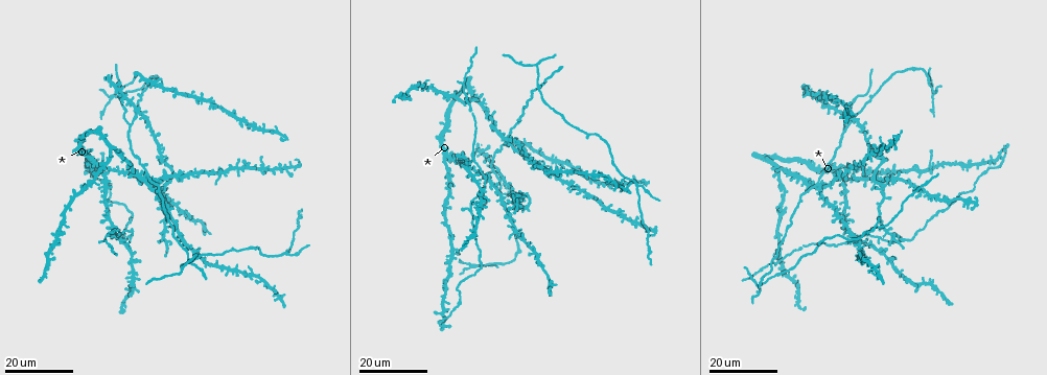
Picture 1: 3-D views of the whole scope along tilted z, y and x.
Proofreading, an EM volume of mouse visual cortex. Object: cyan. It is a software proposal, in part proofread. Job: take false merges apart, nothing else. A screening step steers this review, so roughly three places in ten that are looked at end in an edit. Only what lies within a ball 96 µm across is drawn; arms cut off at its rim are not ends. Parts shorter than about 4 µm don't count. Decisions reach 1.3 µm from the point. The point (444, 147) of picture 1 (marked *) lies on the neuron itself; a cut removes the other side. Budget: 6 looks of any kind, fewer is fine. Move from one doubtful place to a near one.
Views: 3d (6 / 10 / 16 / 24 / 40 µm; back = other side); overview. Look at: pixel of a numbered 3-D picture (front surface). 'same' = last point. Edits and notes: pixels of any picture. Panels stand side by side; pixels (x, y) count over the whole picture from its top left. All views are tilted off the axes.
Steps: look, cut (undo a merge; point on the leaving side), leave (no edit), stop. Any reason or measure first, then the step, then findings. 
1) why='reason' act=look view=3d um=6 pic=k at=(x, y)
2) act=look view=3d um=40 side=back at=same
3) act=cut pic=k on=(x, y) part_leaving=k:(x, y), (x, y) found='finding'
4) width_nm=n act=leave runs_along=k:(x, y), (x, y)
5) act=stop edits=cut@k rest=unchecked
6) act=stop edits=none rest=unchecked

why='four or more arms meet' act=look view=3d um=16 pic=1 at=(882, 189)

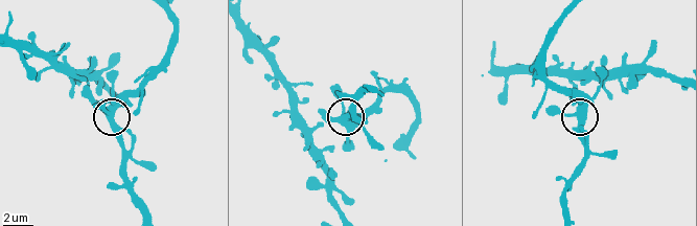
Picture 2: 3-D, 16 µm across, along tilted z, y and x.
act=look view=3d um=6 pic=2 at=(585, 112)

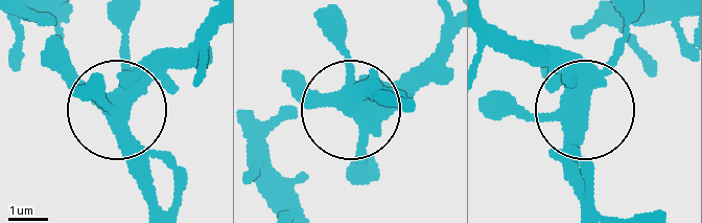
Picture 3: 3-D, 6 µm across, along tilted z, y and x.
arms=5 act=leave found='all the same neuron'

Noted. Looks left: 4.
why='three-way junction' act=look view=3d um=24 pic=1 at=(812, 187)

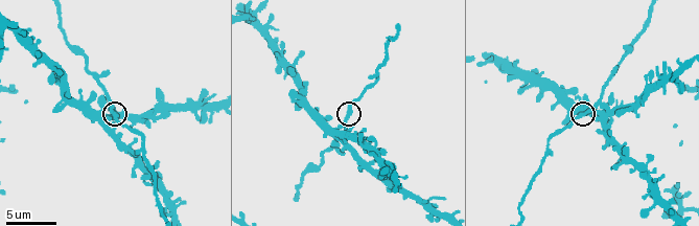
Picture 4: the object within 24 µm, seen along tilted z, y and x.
act=look view=3d um=10 pic=4 at=(343, 120)

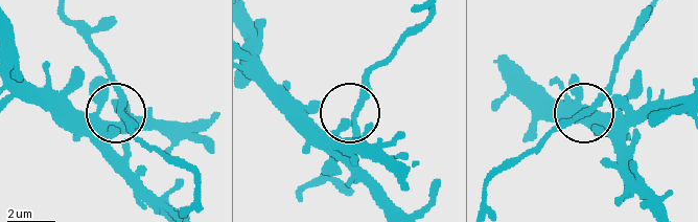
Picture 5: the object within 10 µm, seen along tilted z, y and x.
arms=3 act=leave found='continuous, no second neuron'

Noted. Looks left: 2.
why='four or more arms meet' act=look view=3d um=16 pic=1 at=(263, 167)

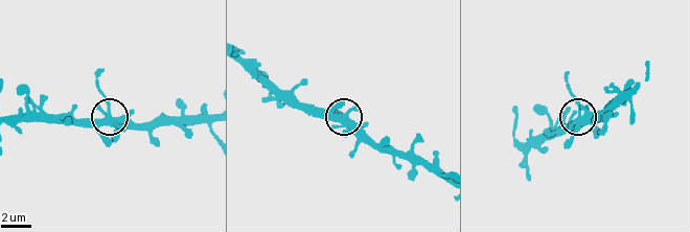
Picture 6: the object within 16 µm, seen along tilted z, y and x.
act=look view=3d um=6 pic=6 at=(344, 123)

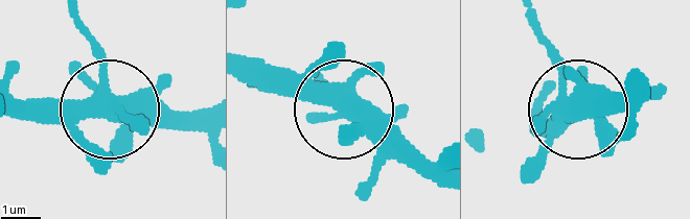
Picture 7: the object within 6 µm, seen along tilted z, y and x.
arms=5 act=leave found='continuous, no second neuron'

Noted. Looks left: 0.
act=stop edits=none rest=unchecked

